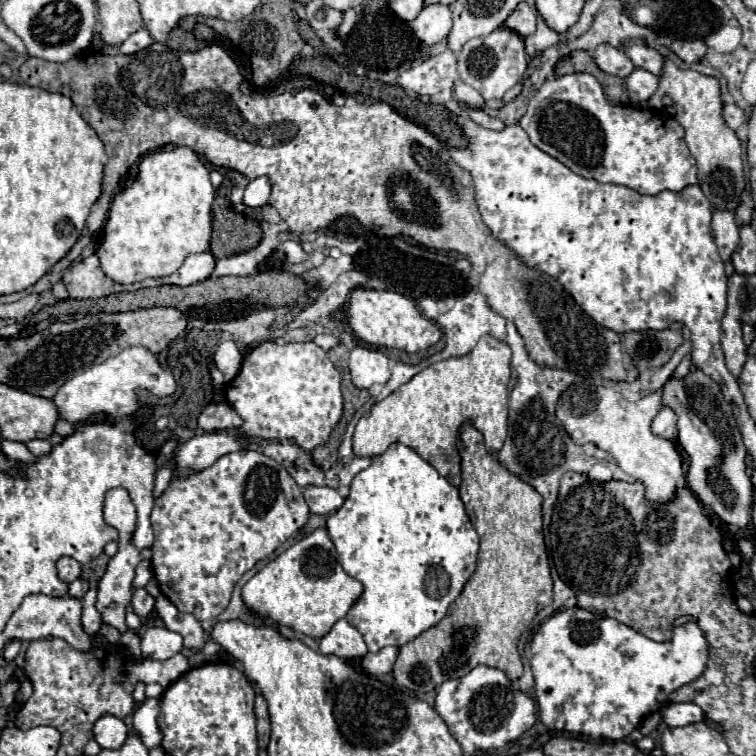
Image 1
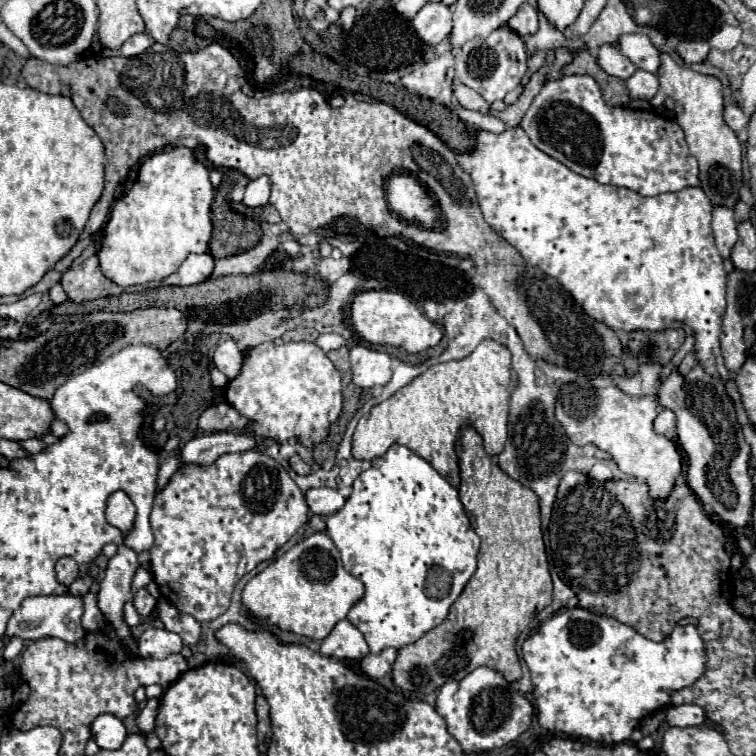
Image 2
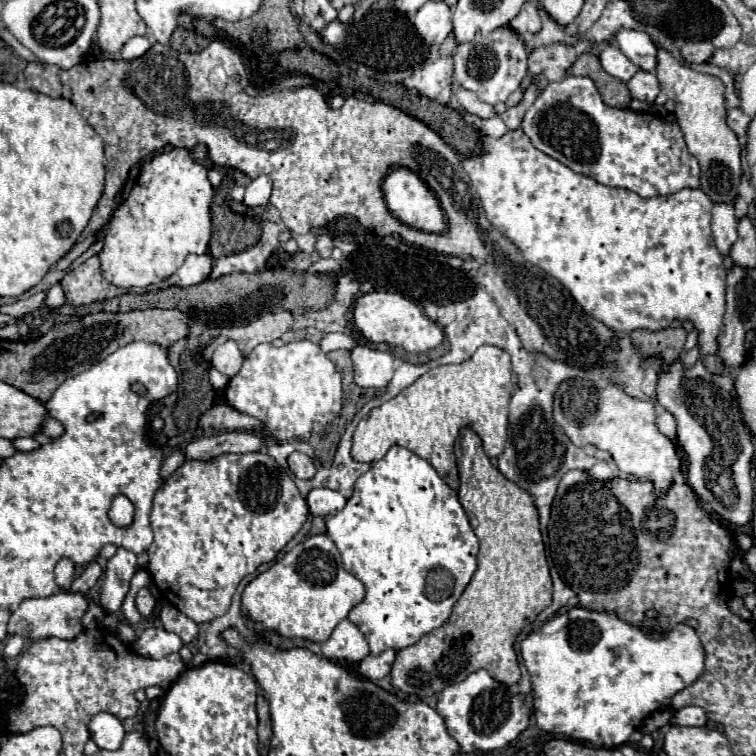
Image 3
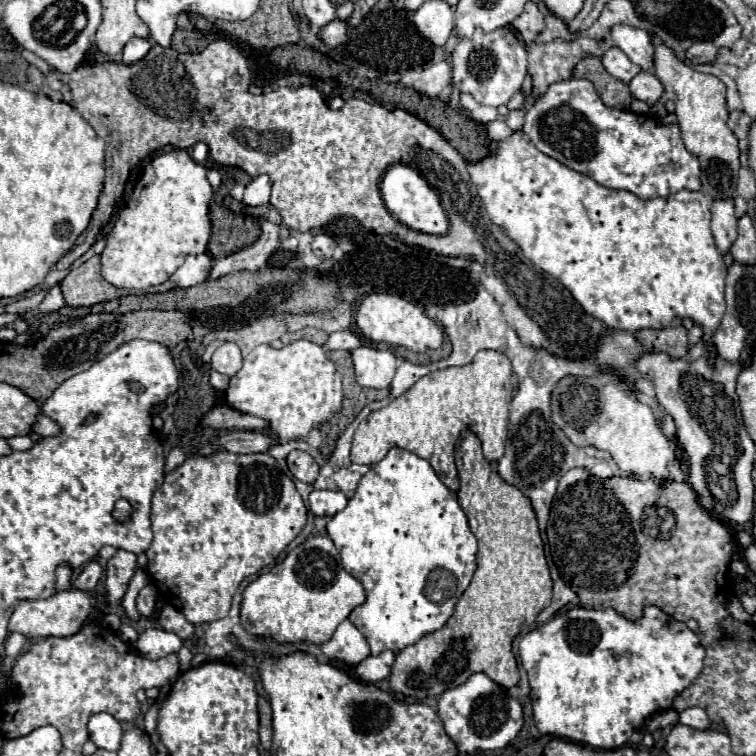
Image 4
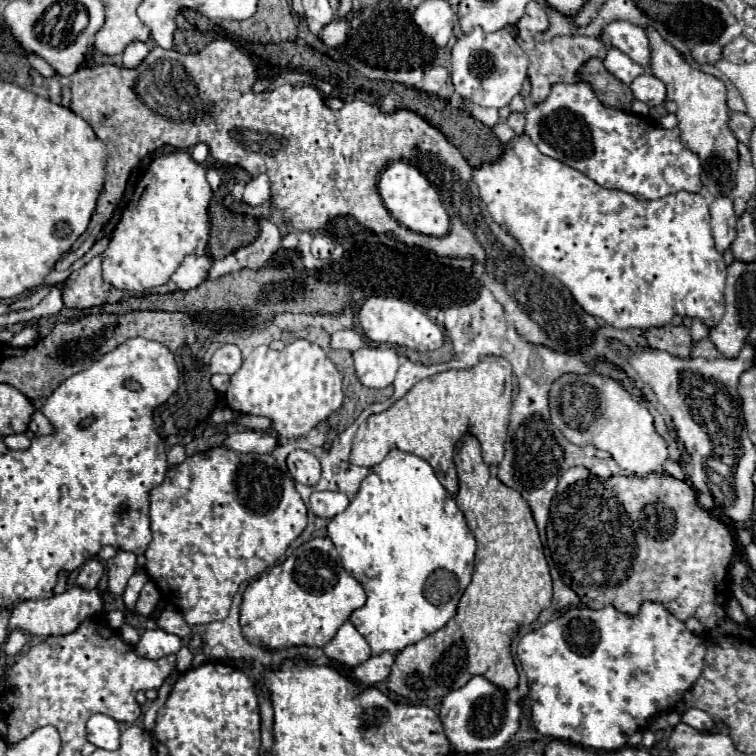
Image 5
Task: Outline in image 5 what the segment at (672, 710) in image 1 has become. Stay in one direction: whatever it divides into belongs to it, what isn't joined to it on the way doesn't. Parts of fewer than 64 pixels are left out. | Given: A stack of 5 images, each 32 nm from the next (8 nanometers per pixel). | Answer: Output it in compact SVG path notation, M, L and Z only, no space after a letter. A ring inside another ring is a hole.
M700 708L686 710L682 714L682 722L688 724L688 726L692 726L692 728L696 728L696 730L700 730L700 732L710 732L712 726L714 726L712 718L704 710L700 710Z

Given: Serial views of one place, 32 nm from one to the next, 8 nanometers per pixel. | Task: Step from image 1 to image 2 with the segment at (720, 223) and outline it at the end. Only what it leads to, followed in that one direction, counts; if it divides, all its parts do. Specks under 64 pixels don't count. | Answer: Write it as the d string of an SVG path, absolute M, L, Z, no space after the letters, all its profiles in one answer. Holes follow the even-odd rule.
M714 208L712 210L712 232L716 238L716 248L722 258L730 256L732 246L738 240L734 208Z

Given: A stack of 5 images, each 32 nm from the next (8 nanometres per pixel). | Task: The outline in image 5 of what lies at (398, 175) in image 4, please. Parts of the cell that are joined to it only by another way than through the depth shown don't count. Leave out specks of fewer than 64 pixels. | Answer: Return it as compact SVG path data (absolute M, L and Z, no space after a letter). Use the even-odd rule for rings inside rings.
M404 160L390 162L378 180L378 190L384 200L384 206L388 212L406 228L426 234L426 236L446 236L450 230L450 218L444 208L444 200L440 192L434 188L434 184L412 164Z

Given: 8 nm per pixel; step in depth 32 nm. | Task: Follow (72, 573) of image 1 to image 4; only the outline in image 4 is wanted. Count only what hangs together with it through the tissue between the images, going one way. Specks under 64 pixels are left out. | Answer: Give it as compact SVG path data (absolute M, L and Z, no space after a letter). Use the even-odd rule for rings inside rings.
M60 566L56 570L56 592L64 592L70 588L70 576L72 576L72 570L68 566Z

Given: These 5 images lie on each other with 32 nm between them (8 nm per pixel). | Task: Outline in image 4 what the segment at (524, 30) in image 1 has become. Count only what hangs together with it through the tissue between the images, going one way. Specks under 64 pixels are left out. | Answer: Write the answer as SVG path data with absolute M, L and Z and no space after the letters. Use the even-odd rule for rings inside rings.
M528 2L524 6L524 12L512 22L512 26L522 32L522 30L530 30L532 34L540 34L544 30L544 14L540 12L538 4L536 2Z

